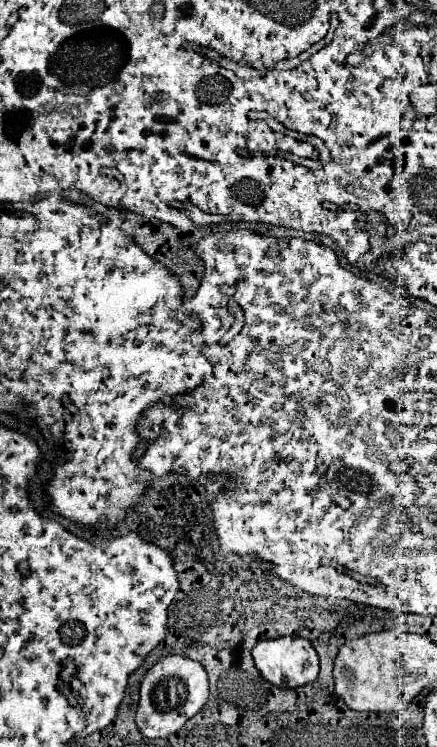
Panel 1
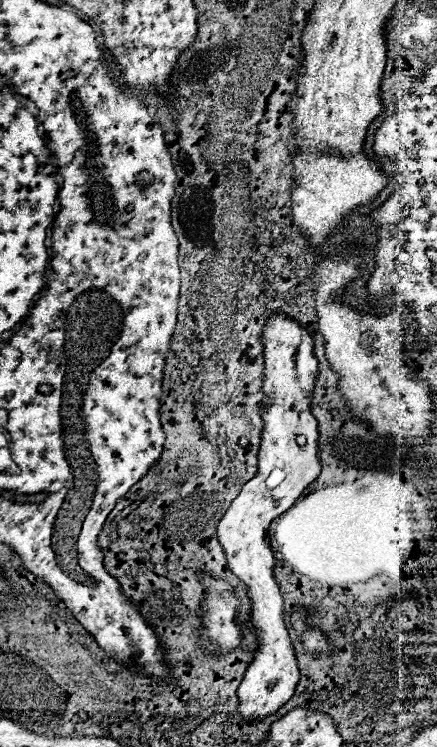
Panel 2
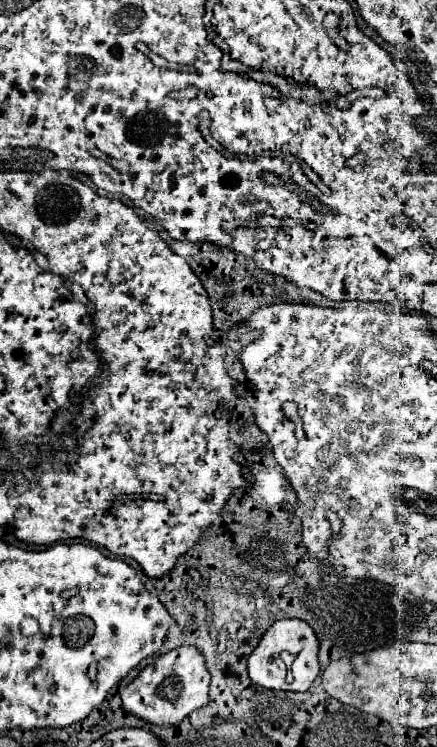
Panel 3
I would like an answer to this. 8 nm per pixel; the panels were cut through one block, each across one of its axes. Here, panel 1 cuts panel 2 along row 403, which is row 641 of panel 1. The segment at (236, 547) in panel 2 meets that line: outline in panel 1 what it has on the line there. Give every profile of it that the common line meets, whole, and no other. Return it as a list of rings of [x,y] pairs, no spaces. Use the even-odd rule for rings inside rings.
[[[282,636],[274,640],[262,640],[254,646],[252,656],[260,674],[270,684],[280,686],[280,688],[298,688],[298,686],[314,682],[318,676],[318,654],[312,642],[300,636]]]

